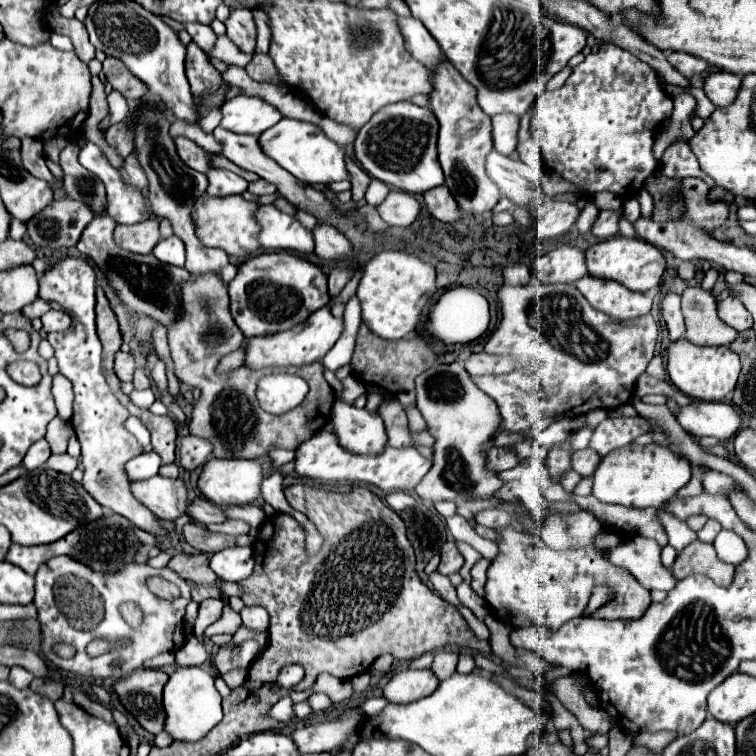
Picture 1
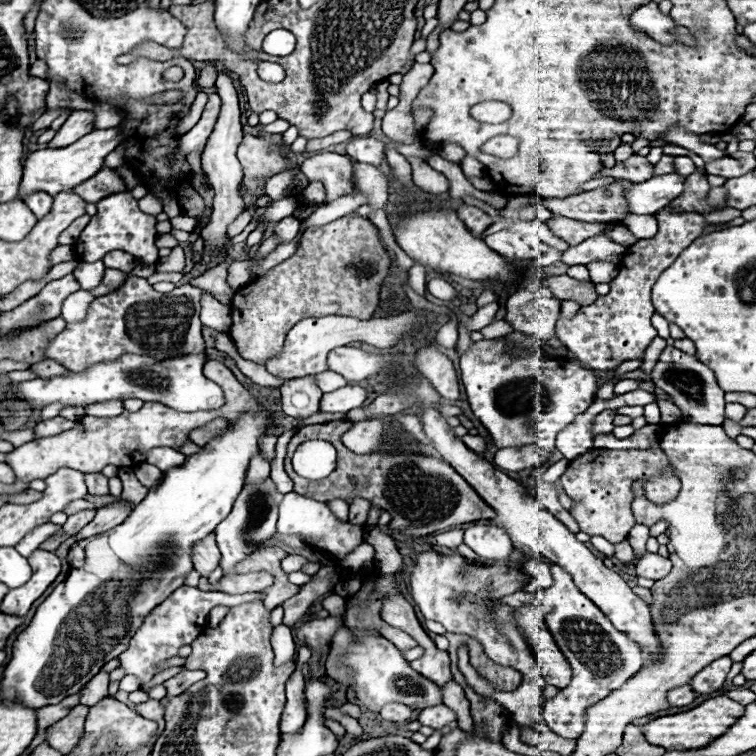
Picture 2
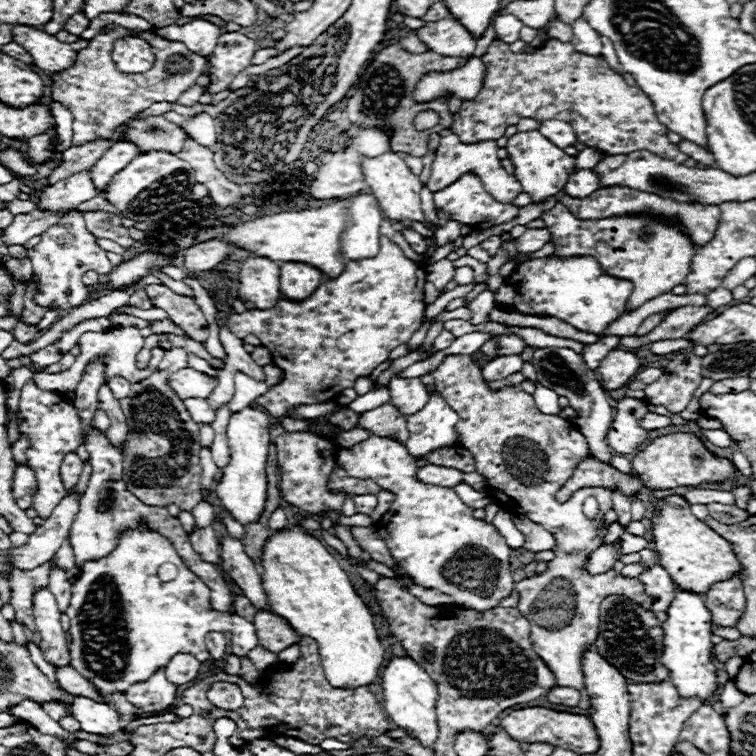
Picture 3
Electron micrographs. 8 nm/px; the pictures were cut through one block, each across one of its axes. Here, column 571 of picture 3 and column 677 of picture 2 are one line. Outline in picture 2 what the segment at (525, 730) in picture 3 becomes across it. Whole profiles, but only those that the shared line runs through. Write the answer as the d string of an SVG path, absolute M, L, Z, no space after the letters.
M718 696L702 702L700 706L672 714L672 716L662 716L644 726L644 738L650 744L660 744L666 750L668 748L698 748L700 744L710 744L716 736L722 736L740 716L744 714L744 706L736 704L728 696Z

